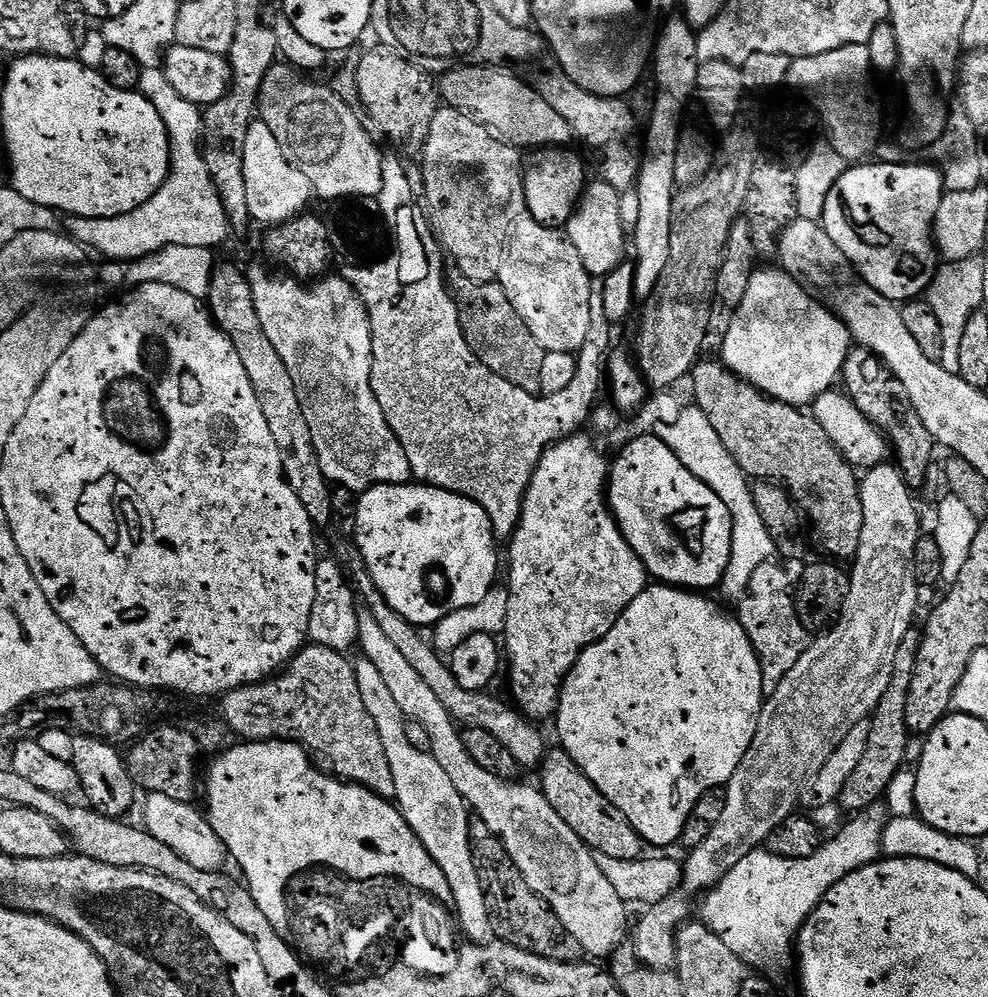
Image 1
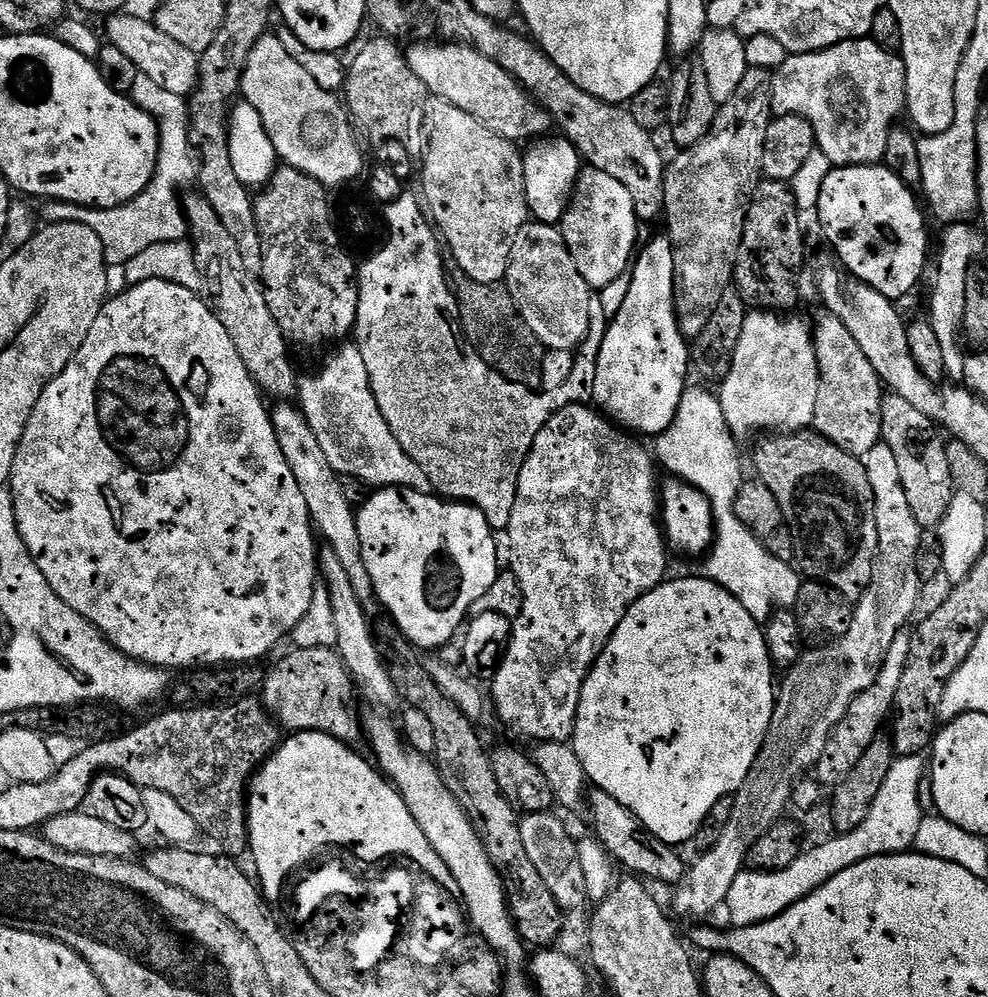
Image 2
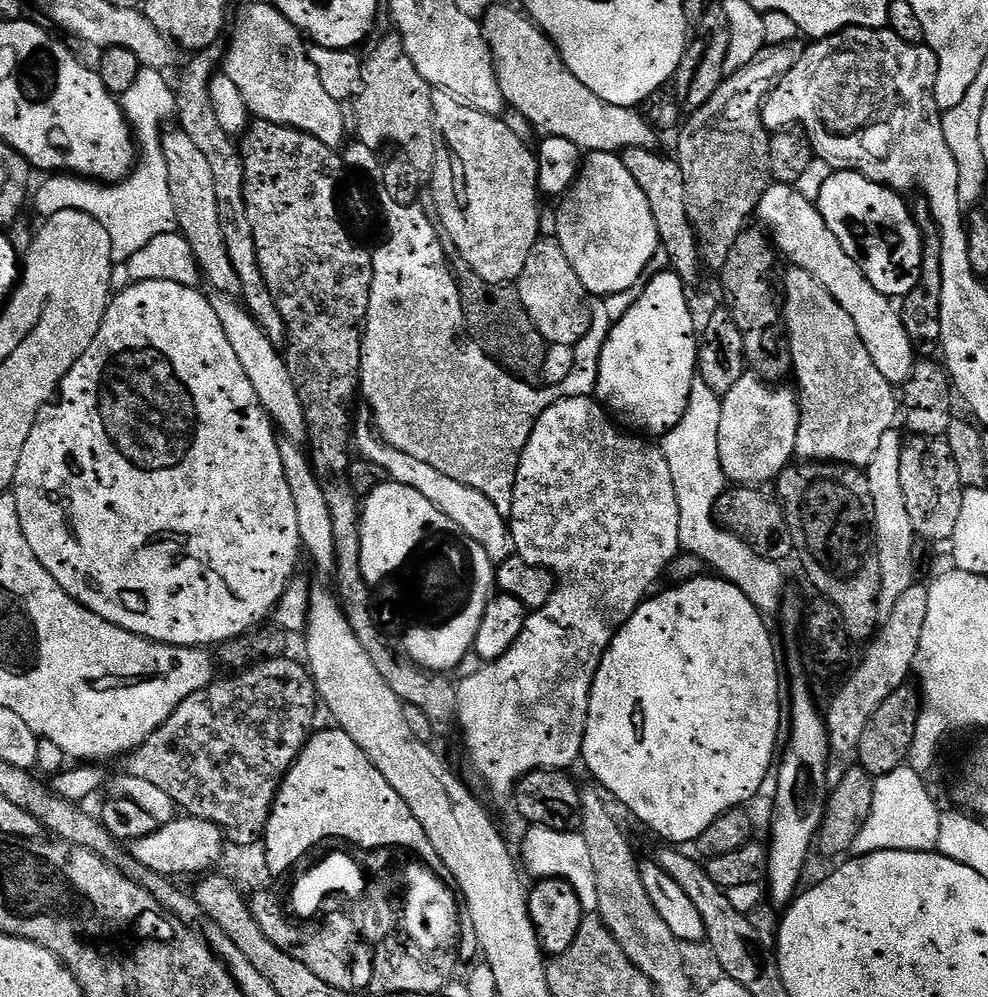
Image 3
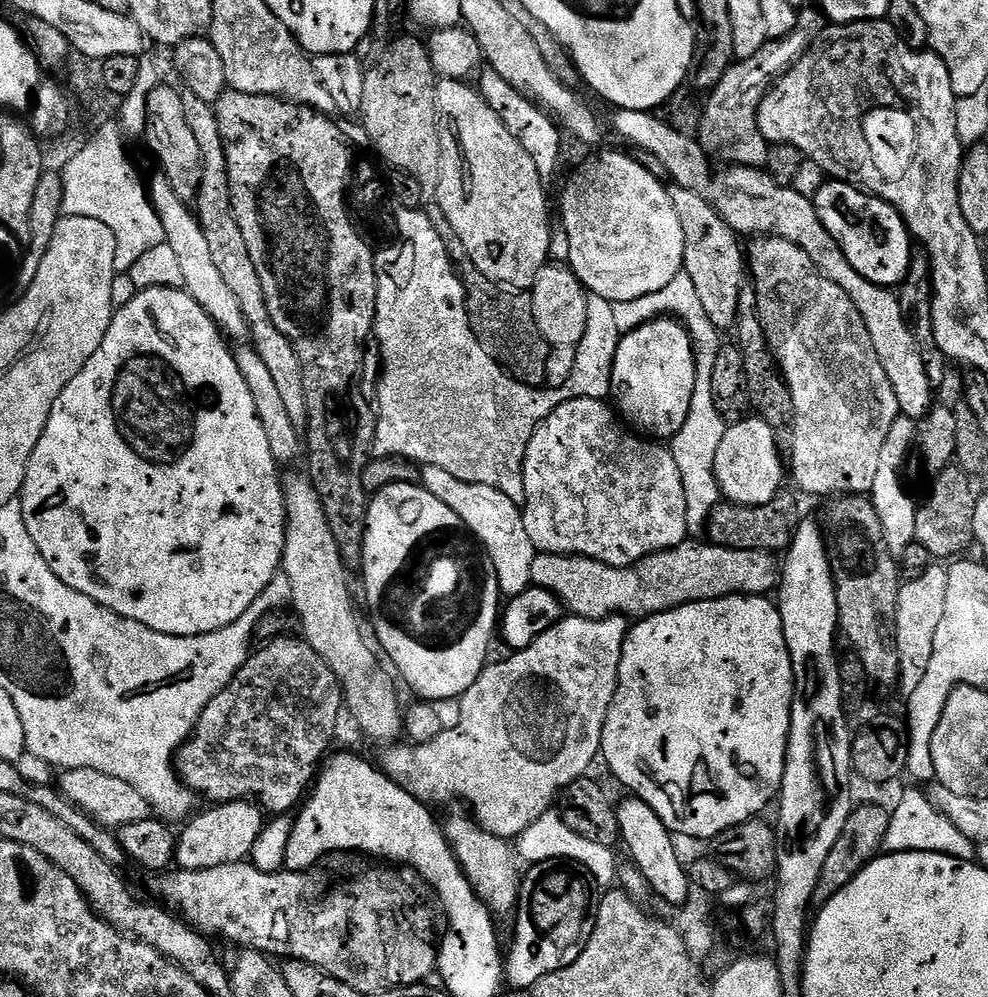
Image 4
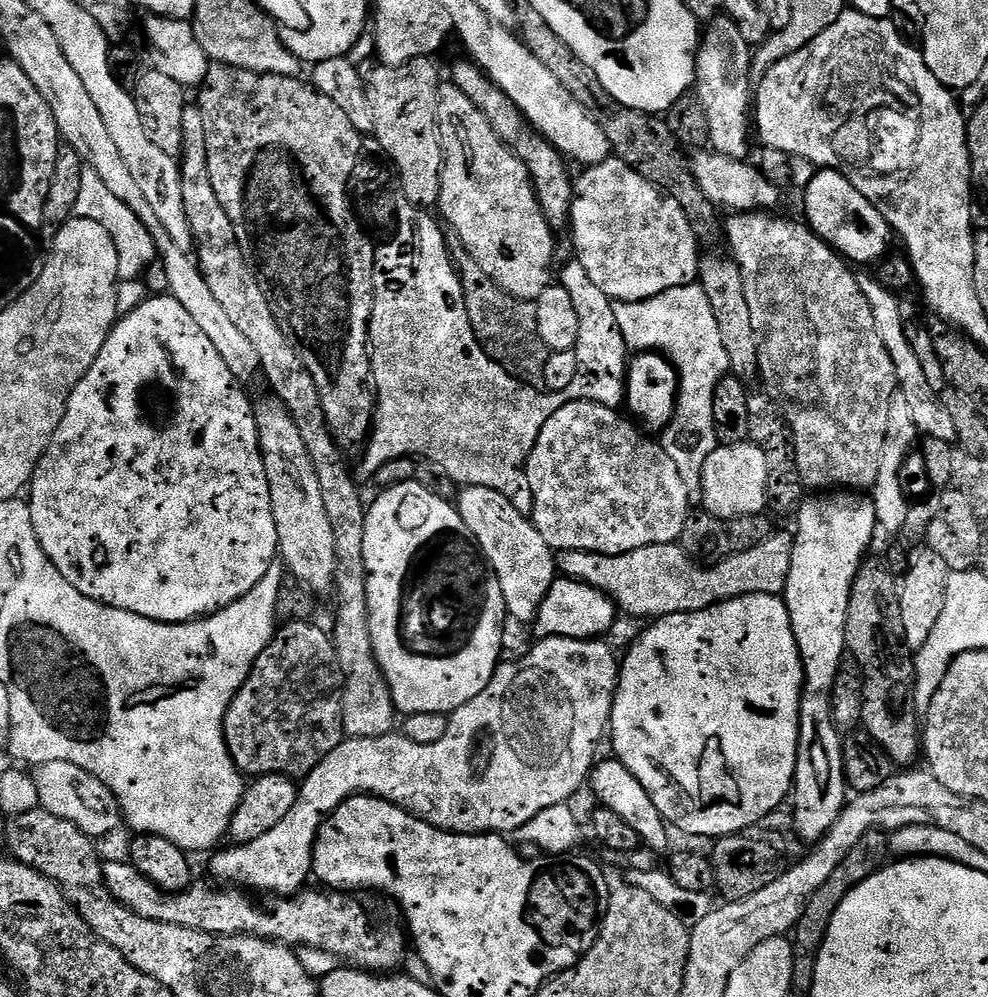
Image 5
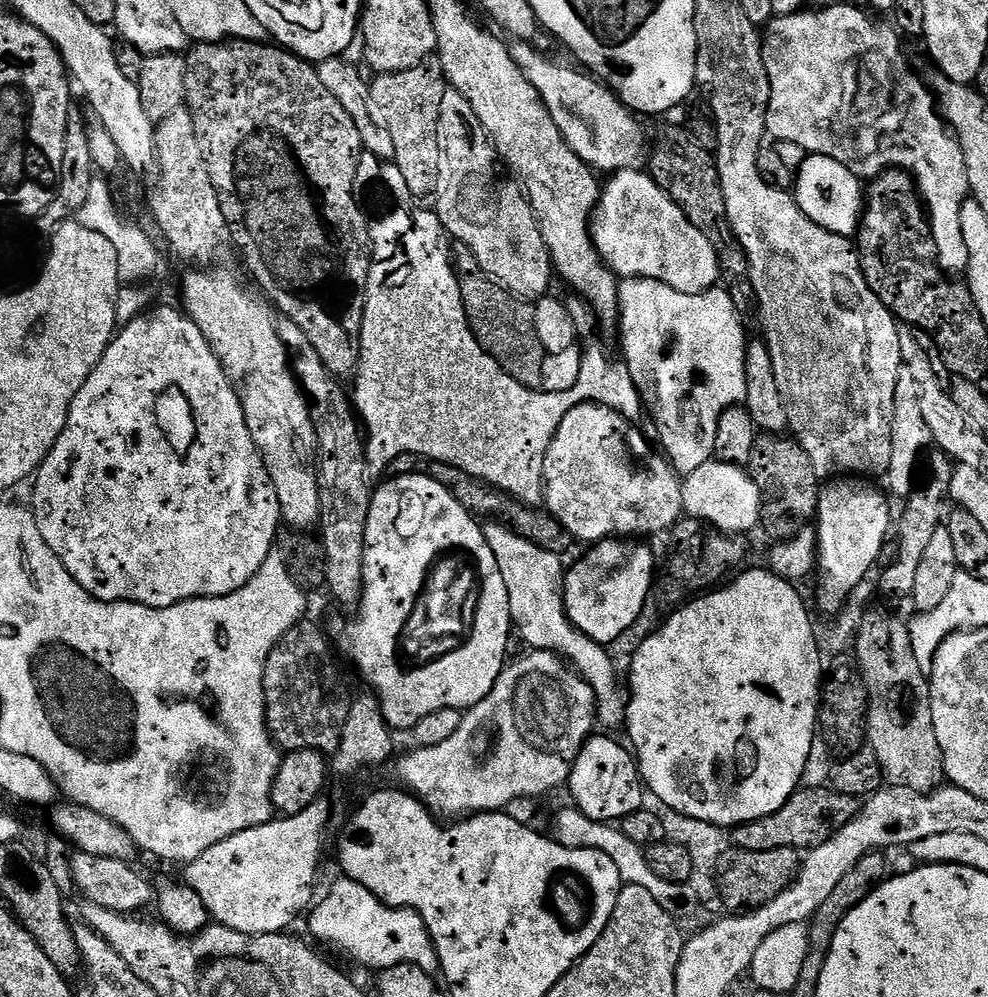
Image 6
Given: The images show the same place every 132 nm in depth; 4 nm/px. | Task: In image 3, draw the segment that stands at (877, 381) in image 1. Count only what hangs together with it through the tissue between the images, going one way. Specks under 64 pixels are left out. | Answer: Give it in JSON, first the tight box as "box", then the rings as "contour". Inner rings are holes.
{"box":[901,435,965,542],"contour":[[[909,435],[903,441],[901,450],[901,486],[906,498],[906,514],[910,514],[910,526],[914,526],[917,537],[929,542],[951,541],[954,526],[958,526],[958,514],[962,514],[962,494],[965,486],[958,478],[958,466],[950,454],[947,439],[938,436]]]}

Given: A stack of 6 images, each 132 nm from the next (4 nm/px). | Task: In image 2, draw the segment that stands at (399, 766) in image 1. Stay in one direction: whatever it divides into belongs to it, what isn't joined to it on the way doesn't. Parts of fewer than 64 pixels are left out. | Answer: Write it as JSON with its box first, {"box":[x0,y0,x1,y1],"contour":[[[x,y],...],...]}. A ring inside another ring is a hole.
{"box":[318,546,398,710],"contour":[[[327,546],[321,547],[318,552],[318,572],[323,584],[330,590],[330,606],[334,610],[334,623],[338,629],[338,642],[336,651],[339,652],[346,670],[352,675],[355,687],[372,704],[377,704],[377,709],[388,710],[398,704],[396,683],[392,681],[389,665],[384,665],[384,656],[376,645],[376,638],[372,634],[372,626],[368,622],[366,606],[358,602],[354,594],[354,586],[350,586],[350,578],[342,567],[342,561],[334,555],[334,550]]]}

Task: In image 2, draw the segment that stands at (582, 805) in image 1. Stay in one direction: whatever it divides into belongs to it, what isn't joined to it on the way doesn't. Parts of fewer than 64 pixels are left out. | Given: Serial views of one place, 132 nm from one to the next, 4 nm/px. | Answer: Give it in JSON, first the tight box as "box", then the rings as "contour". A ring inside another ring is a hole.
{"box":[586,790,686,886],"contour":[[[599,790],[589,791],[586,797],[586,812],[592,815],[592,828],[595,839],[608,851],[617,865],[620,864],[629,873],[643,878],[645,881],[669,880],[672,886],[679,885],[686,875],[686,860],[679,856],[677,849],[671,844],[662,842],[650,830],[642,826],[642,822],[618,798],[610,798],[610,794]]]}

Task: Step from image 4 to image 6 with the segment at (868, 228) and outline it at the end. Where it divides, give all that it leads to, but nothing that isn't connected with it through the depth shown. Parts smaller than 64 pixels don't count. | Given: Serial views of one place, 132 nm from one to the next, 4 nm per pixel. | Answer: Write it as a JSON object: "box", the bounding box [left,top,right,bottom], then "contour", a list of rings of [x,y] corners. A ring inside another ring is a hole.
{"box":[794,155,862,237],"contour":[[[805,155],[802,166],[794,176],[794,195],[796,204],[802,210],[802,214],[806,214],[806,218],[810,218],[810,222],[839,236],[855,237],[862,215],[862,180],[850,170],[846,170],[846,166],[842,162],[834,162],[834,158],[825,156]]]}

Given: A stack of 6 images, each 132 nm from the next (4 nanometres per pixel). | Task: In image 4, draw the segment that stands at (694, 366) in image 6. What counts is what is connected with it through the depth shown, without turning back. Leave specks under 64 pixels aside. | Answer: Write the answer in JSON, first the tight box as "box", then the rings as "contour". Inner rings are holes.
{"box":[613,272,726,533],"contour":[[[680,272],[674,280],[662,286],[654,294],[646,294],[642,298],[634,298],[630,302],[613,304],[615,321],[621,334],[633,332],[638,326],[648,324],[652,320],[672,317],[684,325],[692,340],[692,352],[696,355],[696,385],[694,398],[690,402],[690,414],[686,418],[686,426],[677,436],[673,436],[670,447],[674,454],[674,462],[678,462],[678,470],[682,474],[682,490],[686,490],[686,518],[689,533],[703,529],[708,522],[712,507],[721,503],[722,493],[716,477],[714,458],[718,458],[718,446],[722,446],[722,438],[726,422],[722,414],[718,414],[718,406],[714,406],[712,379],[714,378],[714,358],[718,358],[718,350],[722,346],[721,329],[710,322],[702,301],[698,298],[698,290],[690,279],[690,274]]]}

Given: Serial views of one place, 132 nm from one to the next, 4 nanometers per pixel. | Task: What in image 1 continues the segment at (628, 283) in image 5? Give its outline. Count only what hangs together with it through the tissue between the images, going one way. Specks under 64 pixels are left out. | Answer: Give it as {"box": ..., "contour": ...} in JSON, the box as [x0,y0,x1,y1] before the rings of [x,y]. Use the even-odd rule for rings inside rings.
{"box":[566,178,626,278],"contour":[[[596,178],[585,187],[584,195],[576,206],[576,212],[568,219],[566,235],[568,241],[582,254],[582,266],[594,278],[609,276],[625,259],[626,233],[619,213],[621,189],[610,186],[605,180]]]}

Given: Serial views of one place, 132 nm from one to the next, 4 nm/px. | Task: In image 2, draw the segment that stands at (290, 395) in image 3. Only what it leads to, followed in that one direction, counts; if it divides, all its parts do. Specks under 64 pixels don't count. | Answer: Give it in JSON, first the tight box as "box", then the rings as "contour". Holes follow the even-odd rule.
{"box":[270,402,376,606],"contour":[[[280,402],[275,406],[277,408],[273,407],[270,412],[274,434],[278,438],[278,446],[282,446],[282,454],[286,454],[286,462],[290,462],[290,471],[294,474],[294,482],[298,482],[298,490],[302,490],[302,498],[306,498],[306,506],[310,510],[310,518],[318,531],[319,539],[330,550],[334,550],[334,555],[342,561],[342,567],[350,578],[350,586],[354,586],[358,602],[365,606],[375,605],[376,591],[370,582],[366,562],[362,562],[362,542],[358,538],[356,525],[357,509],[346,502],[339,481],[340,475],[334,470],[334,466],[330,466],[314,430],[310,430],[310,422],[299,407],[292,402]]]}

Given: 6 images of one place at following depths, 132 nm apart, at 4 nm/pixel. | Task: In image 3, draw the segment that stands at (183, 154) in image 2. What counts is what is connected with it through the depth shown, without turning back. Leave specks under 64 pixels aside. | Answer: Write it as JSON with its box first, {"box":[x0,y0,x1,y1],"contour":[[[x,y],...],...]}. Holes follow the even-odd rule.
{"box":[34,67,177,265],"contour":[[[141,67],[138,79],[130,85],[130,90],[126,90],[126,94],[119,97],[120,108],[124,112],[124,118],[128,121],[128,126],[132,129],[132,135],[138,145],[136,167],[126,179],[119,180],[116,184],[101,184],[82,176],[52,174],[41,179],[44,181],[37,188],[35,185],[34,188],[36,212],[40,218],[53,216],[62,210],[78,210],[102,222],[102,226],[106,226],[106,234],[110,234],[113,265],[127,264],[131,256],[138,254],[138,250],[142,250],[142,246],[146,246],[153,238],[158,238],[158,234],[170,234],[177,231],[174,198],[170,198],[170,178],[166,178],[166,154],[162,154],[162,138],[166,125],[169,123],[167,120],[171,121],[176,114],[176,93],[170,80],[168,84],[168,78],[163,72]]]}

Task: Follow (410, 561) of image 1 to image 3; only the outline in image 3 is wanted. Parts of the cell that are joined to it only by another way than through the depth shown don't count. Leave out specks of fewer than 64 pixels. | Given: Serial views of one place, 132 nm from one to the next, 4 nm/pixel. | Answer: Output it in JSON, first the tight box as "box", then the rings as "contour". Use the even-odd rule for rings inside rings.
{"box":[360,482,494,674],"contour":[[[383,482],[367,499],[363,501],[362,511],[360,513],[360,533],[362,534],[362,574],[366,578],[369,586],[379,582],[381,578],[386,578],[393,573],[398,566],[408,562],[411,558],[411,552],[414,550],[417,540],[420,540],[422,534],[426,534],[432,527],[450,528],[452,523],[434,502],[426,502],[418,490],[410,490],[410,486]],[[464,536],[462,550],[466,552],[468,558],[468,572],[472,572],[472,584],[476,584],[474,603],[468,607],[464,616],[460,616],[455,623],[447,623],[442,630],[426,629],[422,632],[413,632],[413,637],[407,637],[402,641],[402,647],[408,653],[414,663],[430,672],[437,674],[451,673],[451,668],[456,668],[473,651],[478,634],[478,626],[482,622],[482,614],[486,610],[488,601],[494,592],[494,565],[492,559],[474,542],[474,538]]]}

